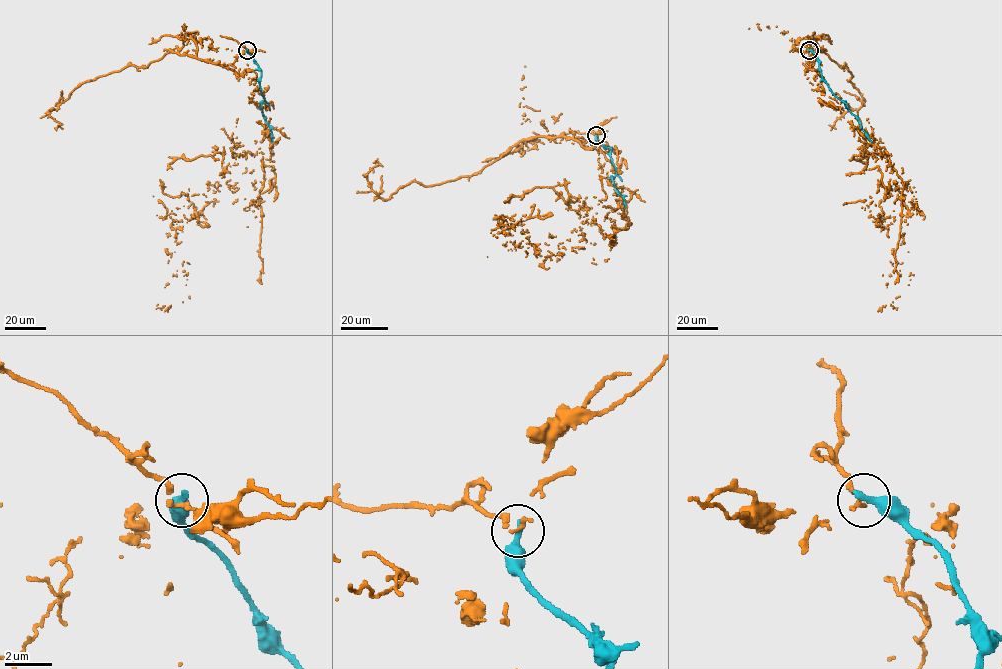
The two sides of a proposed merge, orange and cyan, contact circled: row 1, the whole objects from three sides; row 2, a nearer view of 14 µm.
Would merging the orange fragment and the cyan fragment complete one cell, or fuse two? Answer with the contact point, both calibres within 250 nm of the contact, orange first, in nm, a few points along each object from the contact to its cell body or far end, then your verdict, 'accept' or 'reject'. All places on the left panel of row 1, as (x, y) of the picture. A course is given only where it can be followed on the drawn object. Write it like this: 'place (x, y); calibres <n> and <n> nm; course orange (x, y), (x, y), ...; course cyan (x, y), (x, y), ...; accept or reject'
place (247, 50); calibres 190 and 440 nm; course orange (247, 50), (226, 66), (255, 73), (268, 135), (201, 214), (160, 200), (182, 302); course cyan (247, 50), (261, 72), (260, 92), (264, 98), (261, 110), (271, 132), (271, 142); reject

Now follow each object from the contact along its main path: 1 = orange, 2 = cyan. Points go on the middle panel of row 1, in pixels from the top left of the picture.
1: (596, 135), (572, 138), (616, 148), (610, 218), (544, 261), (495, 219), (527, 252), (521, 233)
2: (596, 135), (602, 145), (612, 150), (611, 162), (616, 169), (612, 181), (624, 199), (624, 208)

